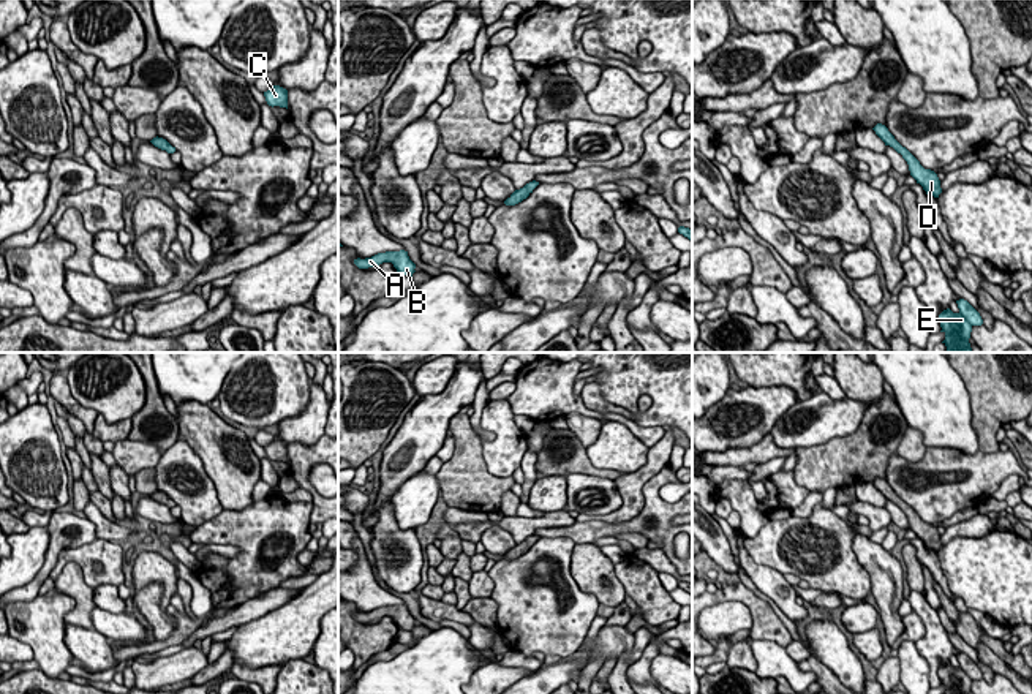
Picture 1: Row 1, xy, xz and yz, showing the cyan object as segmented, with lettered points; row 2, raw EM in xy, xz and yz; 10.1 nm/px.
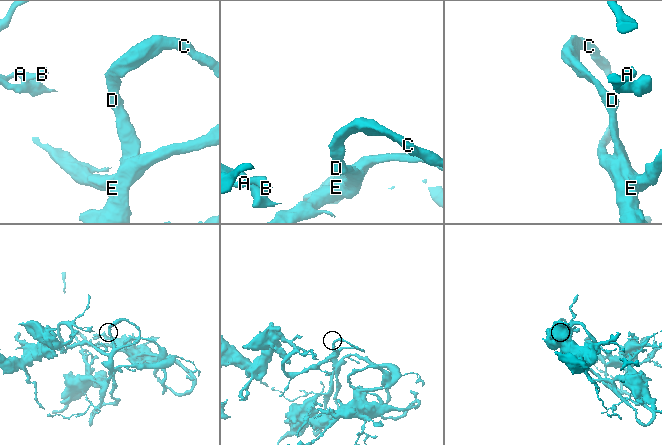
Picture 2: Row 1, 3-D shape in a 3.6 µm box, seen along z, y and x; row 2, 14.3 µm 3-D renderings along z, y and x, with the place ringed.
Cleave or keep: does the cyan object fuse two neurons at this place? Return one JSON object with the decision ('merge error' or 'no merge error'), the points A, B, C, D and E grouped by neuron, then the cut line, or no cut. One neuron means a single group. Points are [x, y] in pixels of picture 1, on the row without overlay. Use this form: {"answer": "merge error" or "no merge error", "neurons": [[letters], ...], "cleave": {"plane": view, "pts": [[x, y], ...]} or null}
{"answer": "no merge error", "neurons": [["A", "B", "C", "D", "E"]], "cleave": null}

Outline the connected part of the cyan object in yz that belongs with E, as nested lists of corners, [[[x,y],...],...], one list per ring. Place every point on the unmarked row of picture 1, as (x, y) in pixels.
[[[964,653],[956,654],[959,666],[953,667],[950,662],[939,669],[940,681],[945,694],[969,694],[974,680],[981,680],[980,667]]]

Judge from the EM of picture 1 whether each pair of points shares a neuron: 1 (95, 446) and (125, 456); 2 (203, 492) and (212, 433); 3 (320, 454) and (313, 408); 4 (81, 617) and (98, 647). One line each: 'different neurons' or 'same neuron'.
1: different neurons
2: different neurons
3: different neurons
4: different neurons

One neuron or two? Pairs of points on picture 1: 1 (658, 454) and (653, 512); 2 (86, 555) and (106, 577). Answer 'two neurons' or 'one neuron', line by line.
1: two neurons
2: one neuron

